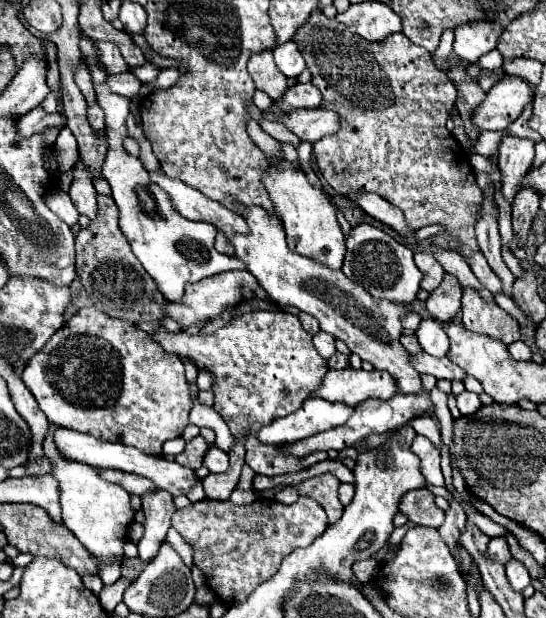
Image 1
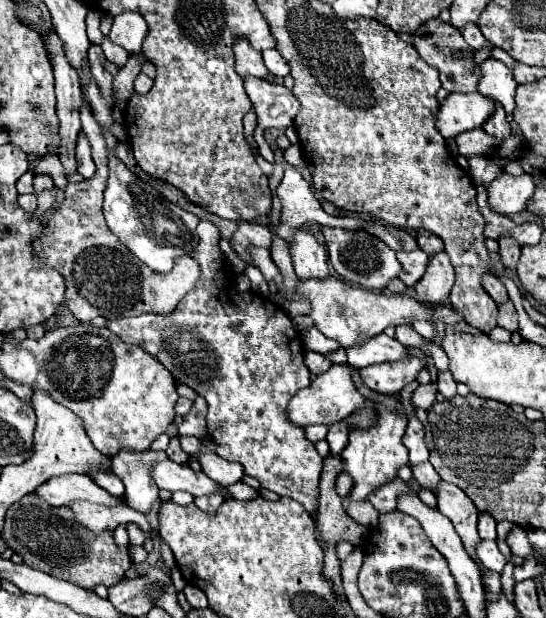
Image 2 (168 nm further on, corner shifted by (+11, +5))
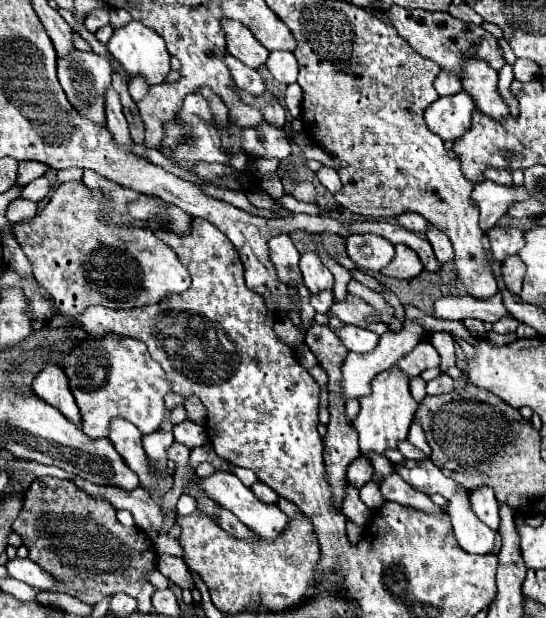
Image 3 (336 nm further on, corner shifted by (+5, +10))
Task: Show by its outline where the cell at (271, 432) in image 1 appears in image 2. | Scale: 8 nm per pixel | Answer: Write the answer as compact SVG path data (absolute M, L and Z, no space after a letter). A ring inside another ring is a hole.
M344 363L344 365L332 365L326 373L322 373L320 377L314 377L314 381L310 383L308 389L298 391L288 407L288 417L292 423L296 425L316 425L316 423L308 423L308 421L342 421L344 417L348 417L348 413L354 413L356 409L360 409L360 405L366 405L364 395L356 389L354 381L352 381L352 371L354 367Z

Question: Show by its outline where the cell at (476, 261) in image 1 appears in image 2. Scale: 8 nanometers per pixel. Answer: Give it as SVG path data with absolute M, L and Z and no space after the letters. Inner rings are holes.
M486 273L486 275L484 275L484 289L488 291L488 295L490 295L498 305L508 301L508 293L506 293L504 283L502 283L498 277L494 277L492 273Z

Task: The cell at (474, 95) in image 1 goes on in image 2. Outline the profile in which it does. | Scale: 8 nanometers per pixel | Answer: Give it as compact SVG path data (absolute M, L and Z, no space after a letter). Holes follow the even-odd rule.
M432 19L432 21L428 21L428 25L424 25L424 29L420 29L420 33L412 35L412 45L428 65L432 65L440 71L440 83L444 89L476 91L482 71L480 71L480 65L474 63L472 49L468 49L468 43L464 41L462 33L454 25L444 23L440 19Z

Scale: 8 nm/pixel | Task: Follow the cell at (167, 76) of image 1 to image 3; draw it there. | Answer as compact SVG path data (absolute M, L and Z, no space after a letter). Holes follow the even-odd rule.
M134 76L134 80L130 80L130 86L128 86L128 88L130 88L130 96L132 96L132 100L138 102L138 100L142 100L142 96L148 94L150 84L146 82L144 76Z

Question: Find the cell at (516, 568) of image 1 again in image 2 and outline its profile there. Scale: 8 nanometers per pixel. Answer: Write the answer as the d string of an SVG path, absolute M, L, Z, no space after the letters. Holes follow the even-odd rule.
M480 539L480 545L476 545L476 557L480 557L480 563L486 569L492 569L496 573L502 573L504 565L506 565L504 555L500 553L496 541L484 541L484 539Z

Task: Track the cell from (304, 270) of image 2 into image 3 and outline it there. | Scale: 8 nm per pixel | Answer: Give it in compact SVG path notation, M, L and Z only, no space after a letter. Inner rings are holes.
M304 252L300 258L300 270L304 278L304 286L310 292L330 290L334 286L332 272L322 264L320 256L316 252Z

